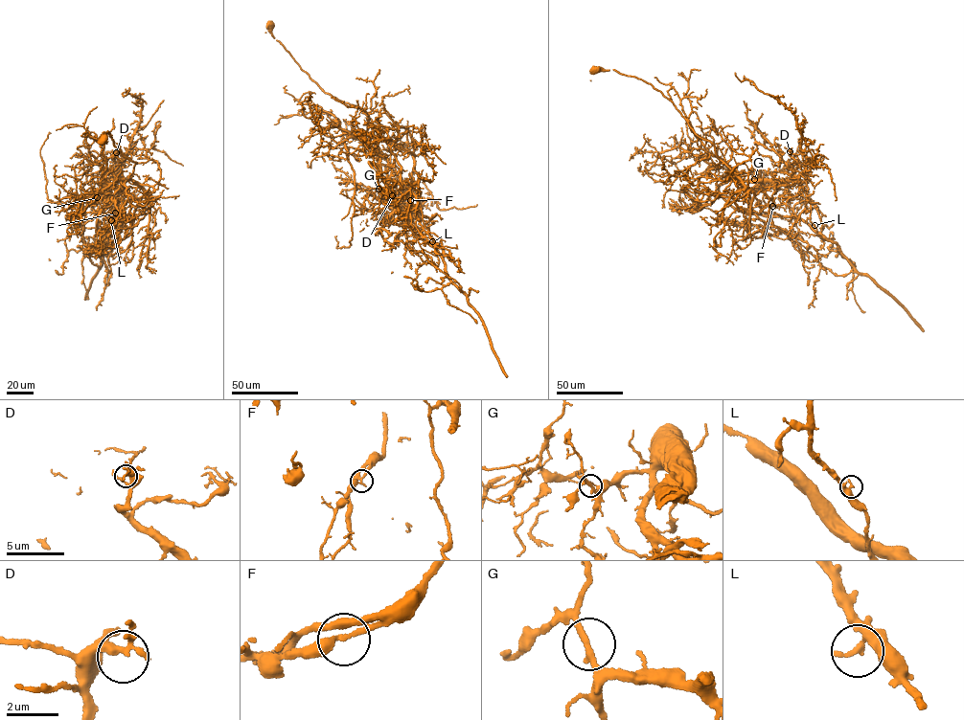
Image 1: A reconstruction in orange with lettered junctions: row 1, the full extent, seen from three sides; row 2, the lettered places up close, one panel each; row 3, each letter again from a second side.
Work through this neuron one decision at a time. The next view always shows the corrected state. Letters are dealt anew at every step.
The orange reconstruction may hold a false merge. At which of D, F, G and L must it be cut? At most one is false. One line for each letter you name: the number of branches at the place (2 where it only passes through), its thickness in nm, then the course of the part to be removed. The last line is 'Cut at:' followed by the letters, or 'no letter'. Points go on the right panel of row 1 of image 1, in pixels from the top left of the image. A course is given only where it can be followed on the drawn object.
F: branches 2; calibre 260 nm; course (772, 206), (715, 156), (700, 155), (736, 173), (778, 171), (795, 154), (802, 113)
Cut at: F

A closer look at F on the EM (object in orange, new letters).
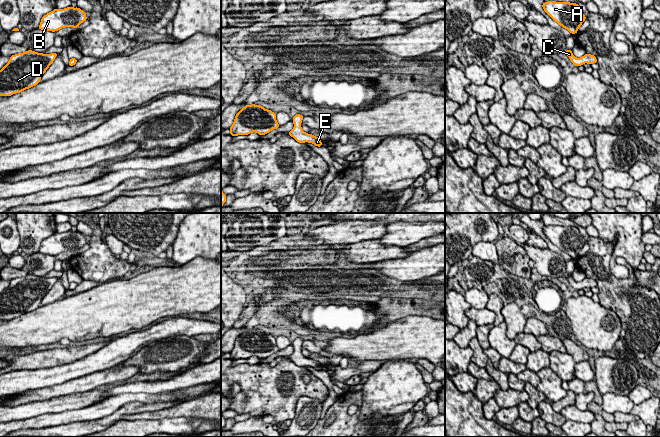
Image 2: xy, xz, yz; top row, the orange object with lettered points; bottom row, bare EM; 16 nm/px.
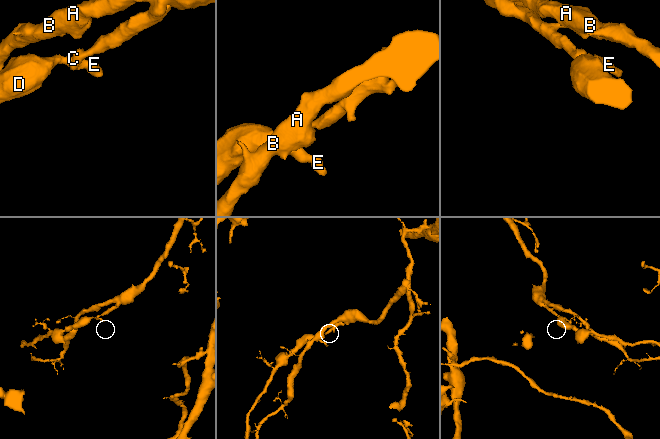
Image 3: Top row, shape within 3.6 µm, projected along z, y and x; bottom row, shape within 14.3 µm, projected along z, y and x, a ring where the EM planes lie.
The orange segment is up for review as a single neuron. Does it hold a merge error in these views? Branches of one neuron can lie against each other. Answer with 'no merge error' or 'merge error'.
merge error

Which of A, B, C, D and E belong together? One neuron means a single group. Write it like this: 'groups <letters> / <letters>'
groups A B C / D E

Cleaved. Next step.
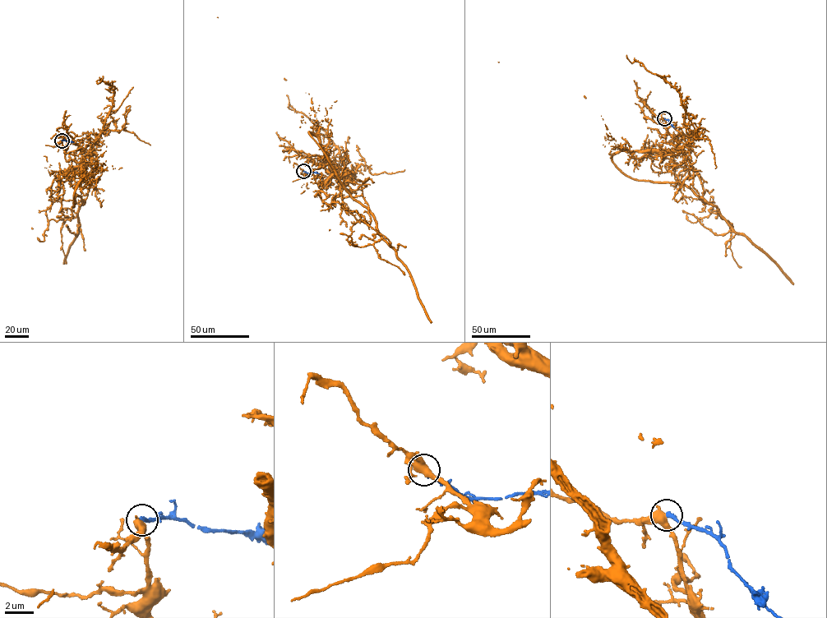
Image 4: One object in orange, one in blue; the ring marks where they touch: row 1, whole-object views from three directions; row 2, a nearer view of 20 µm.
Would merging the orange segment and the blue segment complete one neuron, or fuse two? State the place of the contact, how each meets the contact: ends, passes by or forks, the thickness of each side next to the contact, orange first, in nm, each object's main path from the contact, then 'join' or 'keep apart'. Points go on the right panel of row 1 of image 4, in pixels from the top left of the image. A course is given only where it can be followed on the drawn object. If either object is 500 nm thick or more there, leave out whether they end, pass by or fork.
at (664, 118); orange passes by; blue ends there; 480 nm thick on the orange side, 280 nm on the other; orange runs (664, 118), (666, 141), (674, 145), (672, 149), (627, 150), (607, 135), (601, 116), (584, 95), (498, 62); blue runs (664, 118), (674, 127); keep apart

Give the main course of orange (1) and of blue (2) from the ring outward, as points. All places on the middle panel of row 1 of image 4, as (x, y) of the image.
1: (303, 170), (324, 180), (332, 174), (321, 144), (320, 122), (311, 98), (284, 78), (217, 16)
2: (303, 170), (319, 173)

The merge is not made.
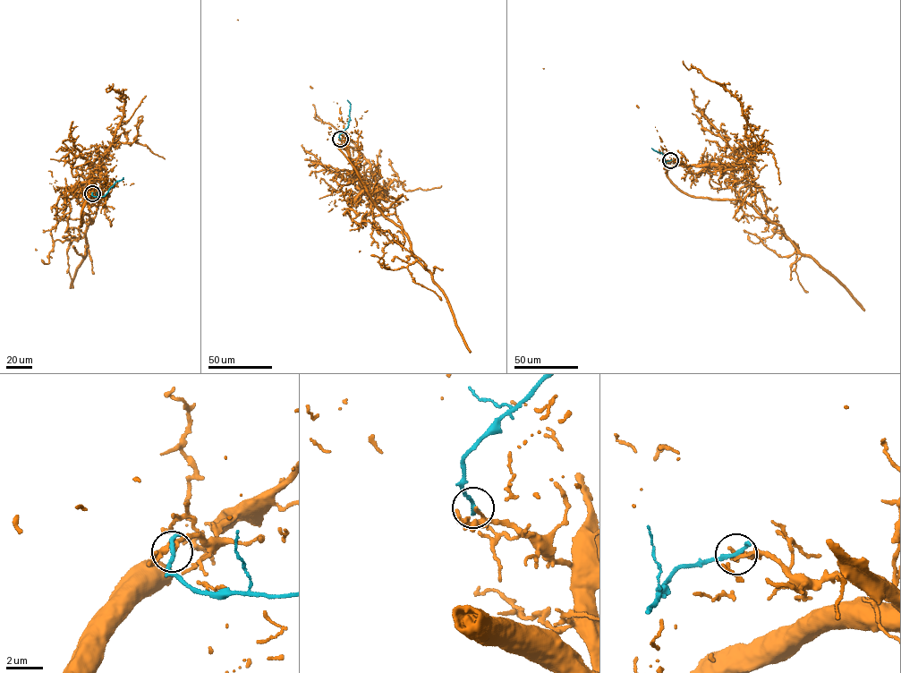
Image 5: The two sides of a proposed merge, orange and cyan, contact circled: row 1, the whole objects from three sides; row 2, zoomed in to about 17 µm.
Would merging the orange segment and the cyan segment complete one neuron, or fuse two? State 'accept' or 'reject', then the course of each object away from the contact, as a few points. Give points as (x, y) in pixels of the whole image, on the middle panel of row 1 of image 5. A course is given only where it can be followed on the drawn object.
reject; orange runs (340, 139), (347, 143), (350, 163), (372, 212), (396, 215), (416, 258), (446, 299), (471, 352); cyan runs (340, 139), (350, 118), (350, 103), (347, 100)

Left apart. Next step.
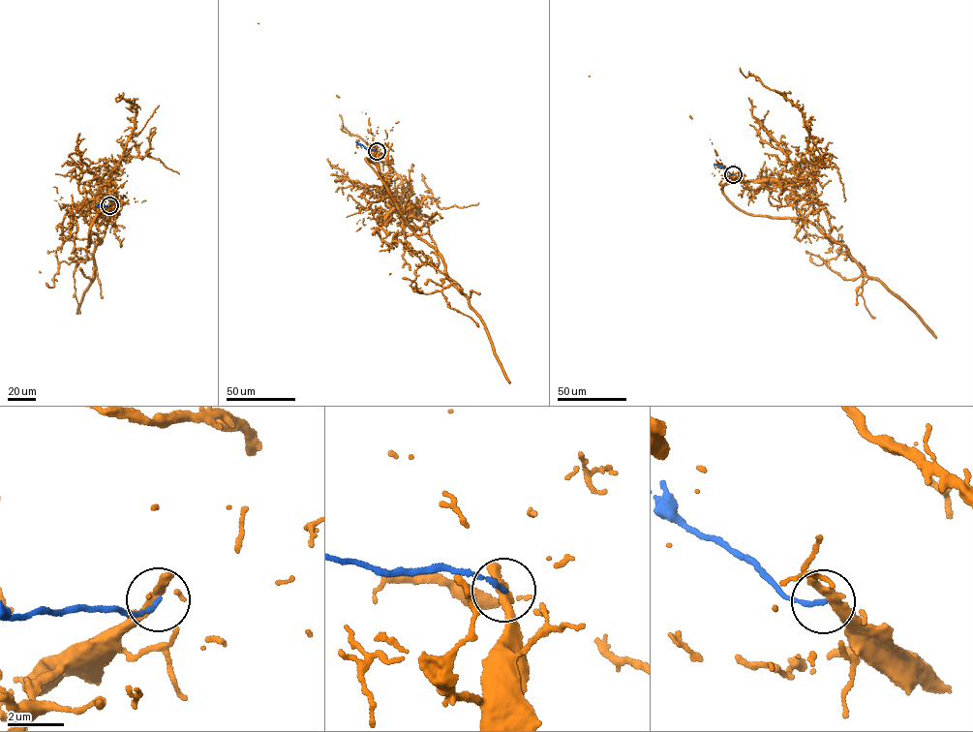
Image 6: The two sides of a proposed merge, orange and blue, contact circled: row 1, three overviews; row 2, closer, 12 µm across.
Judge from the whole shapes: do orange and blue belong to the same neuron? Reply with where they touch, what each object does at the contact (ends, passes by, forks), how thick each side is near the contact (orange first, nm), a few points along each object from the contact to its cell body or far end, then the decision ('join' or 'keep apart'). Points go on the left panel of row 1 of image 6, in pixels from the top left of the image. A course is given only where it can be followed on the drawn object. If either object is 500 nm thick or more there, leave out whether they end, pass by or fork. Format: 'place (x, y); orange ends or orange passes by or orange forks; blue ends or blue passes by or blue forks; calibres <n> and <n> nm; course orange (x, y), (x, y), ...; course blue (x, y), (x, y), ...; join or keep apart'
place (109, 205); orange forks; blue ends; calibres 280 and 170 nm; course orange (109, 205), (103, 211), (97, 207), (97, 194), (91, 203), (106, 226), (93, 257), (95, 273), (77, 314); course blue (110, 205), (96, 206); keep apart

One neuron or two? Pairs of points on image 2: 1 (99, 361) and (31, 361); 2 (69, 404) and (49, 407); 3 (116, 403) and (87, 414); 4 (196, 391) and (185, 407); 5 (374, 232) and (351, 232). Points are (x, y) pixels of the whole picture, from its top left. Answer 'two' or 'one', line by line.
1: two
2: one
3: one
4: two
5: one

